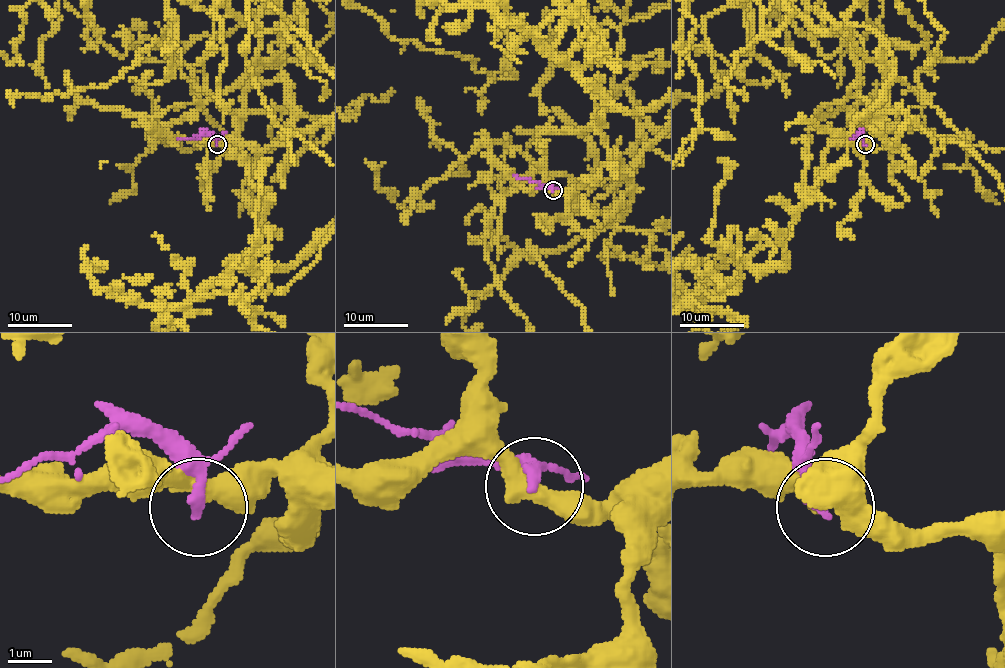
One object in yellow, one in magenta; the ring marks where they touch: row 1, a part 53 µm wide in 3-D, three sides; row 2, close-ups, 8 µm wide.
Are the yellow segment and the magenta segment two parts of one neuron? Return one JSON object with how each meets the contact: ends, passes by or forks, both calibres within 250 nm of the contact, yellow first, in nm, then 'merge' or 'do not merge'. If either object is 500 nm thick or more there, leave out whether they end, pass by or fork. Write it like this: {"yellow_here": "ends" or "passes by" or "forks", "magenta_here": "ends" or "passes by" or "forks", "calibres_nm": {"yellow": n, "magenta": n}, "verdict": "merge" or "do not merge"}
{"yellow_here": "passes by", "magenta_here": "ends", "calibres_nm": {"yellow": 440, "magenta": 280}, "verdict": "do not merge"}

